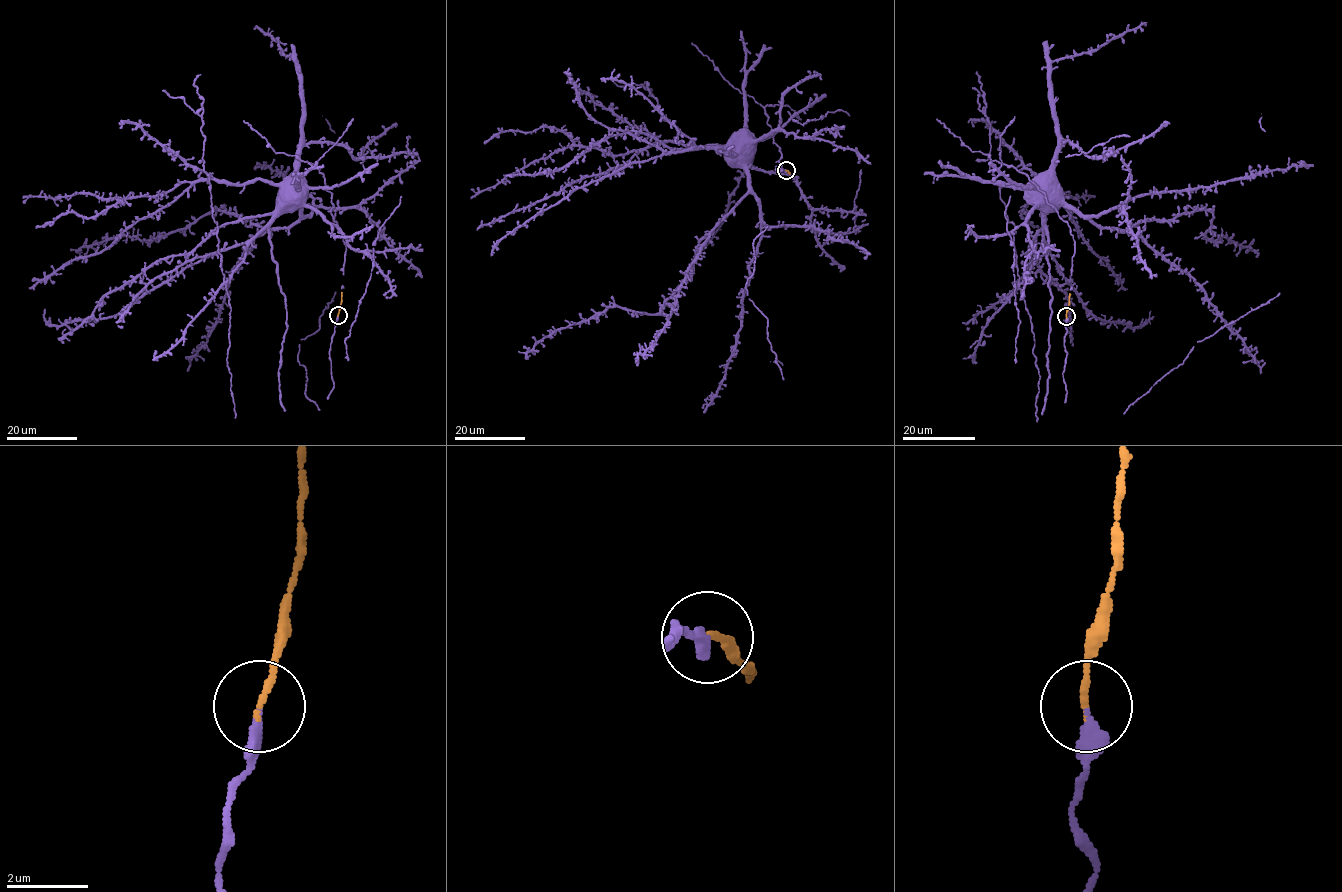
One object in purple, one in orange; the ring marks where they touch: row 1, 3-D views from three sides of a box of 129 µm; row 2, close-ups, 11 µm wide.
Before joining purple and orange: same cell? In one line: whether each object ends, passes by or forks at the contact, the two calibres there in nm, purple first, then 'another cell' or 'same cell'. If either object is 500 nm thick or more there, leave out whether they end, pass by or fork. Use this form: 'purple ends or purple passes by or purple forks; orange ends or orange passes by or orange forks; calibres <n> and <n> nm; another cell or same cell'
purple ends; orange ends; calibres 280 and 150 nm; same cell

